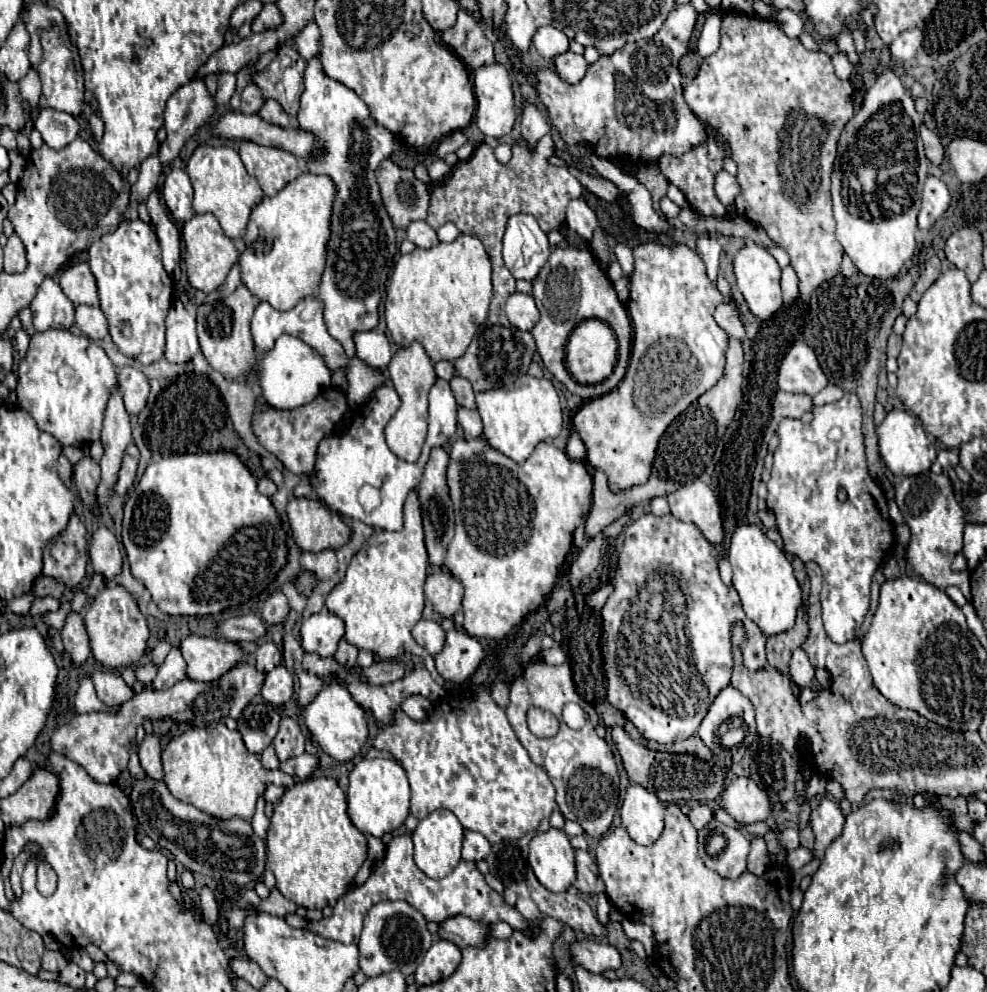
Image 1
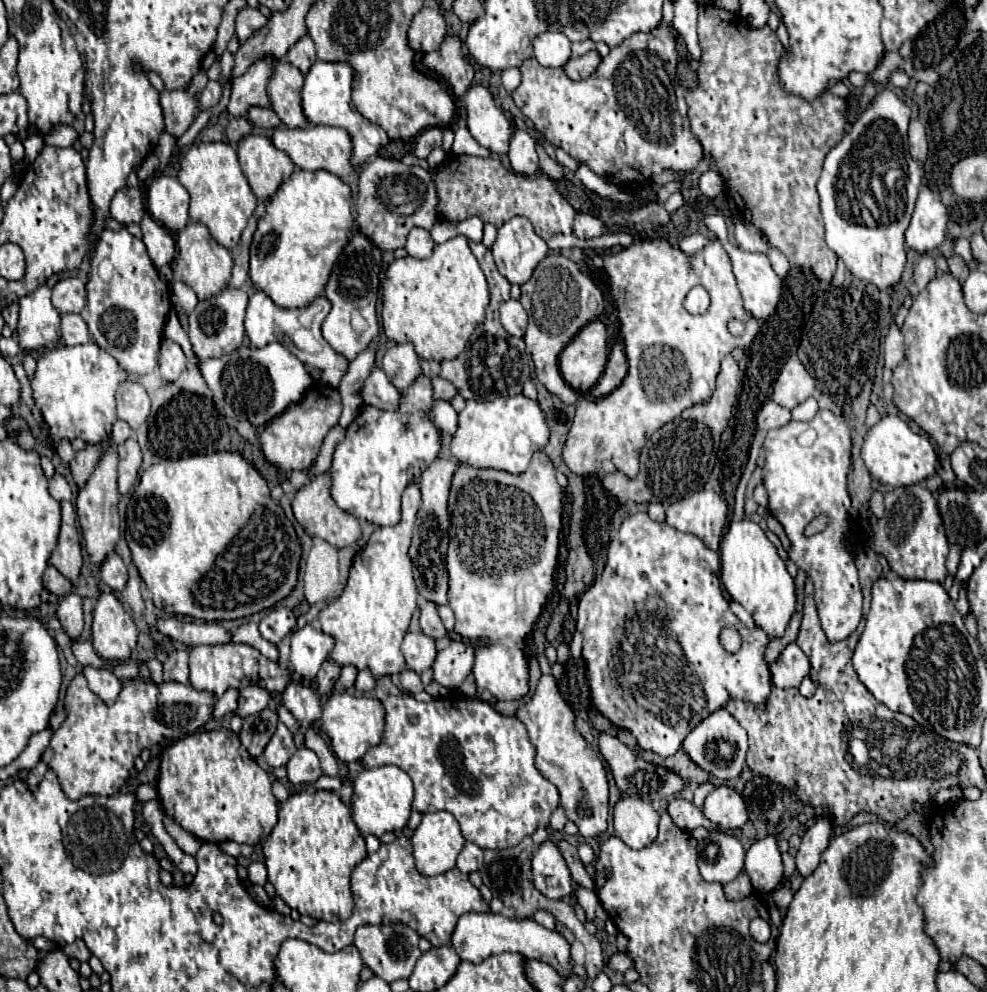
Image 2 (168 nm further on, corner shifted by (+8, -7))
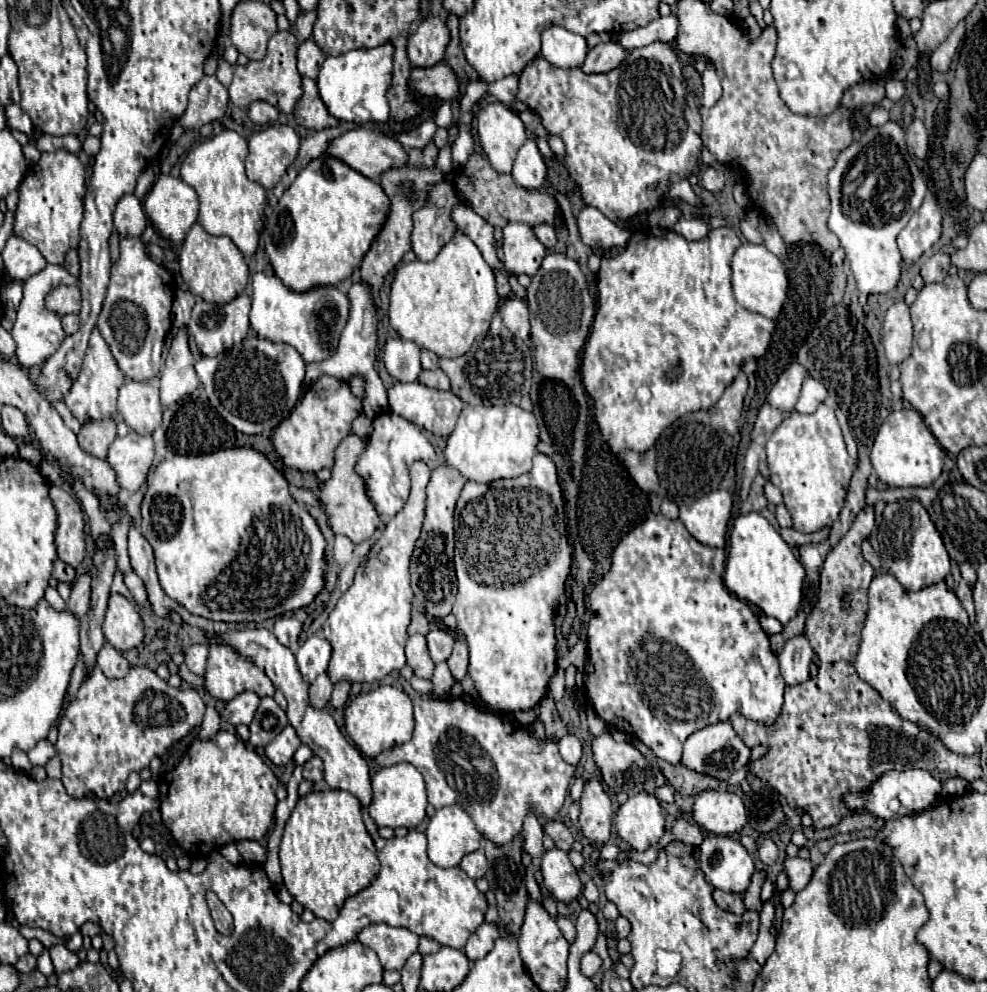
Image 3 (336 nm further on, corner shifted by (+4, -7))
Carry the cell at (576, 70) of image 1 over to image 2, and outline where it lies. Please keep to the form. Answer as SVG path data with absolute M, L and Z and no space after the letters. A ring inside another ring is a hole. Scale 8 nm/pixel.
M592 50L592 52L588 52L588 54L580 56L580 58L570 58L564 64L564 72L572 80L584 80L596 70L598 64L600 64L600 56Z

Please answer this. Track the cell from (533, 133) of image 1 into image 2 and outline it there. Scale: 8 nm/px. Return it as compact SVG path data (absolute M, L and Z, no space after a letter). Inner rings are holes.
M516 130L510 142L508 158L512 170L518 174L532 176L538 172L538 156L536 156L536 140L526 130Z

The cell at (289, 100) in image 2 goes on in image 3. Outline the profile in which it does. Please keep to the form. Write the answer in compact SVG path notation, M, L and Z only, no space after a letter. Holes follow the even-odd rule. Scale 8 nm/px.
M312 78L302 80L304 96L298 102L296 108L296 122L308 130L322 130L326 126L338 126L338 118L330 116L326 112L326 104L322 104L322 98L318 96L318 86Z

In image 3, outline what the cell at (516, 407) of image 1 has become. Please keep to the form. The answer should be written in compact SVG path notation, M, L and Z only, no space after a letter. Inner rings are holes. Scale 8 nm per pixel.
M464 406L454 432L448 438L446 464L462 472L466 480L490 484L500 478L516 478L532 468L532 456L538 444L538 424L532 412L520 406Z

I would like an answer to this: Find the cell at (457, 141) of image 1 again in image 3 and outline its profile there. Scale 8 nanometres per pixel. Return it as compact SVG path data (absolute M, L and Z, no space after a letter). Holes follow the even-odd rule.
M432 120L428 122L420 122L414 130L410 132L400 132L396 134L396 138L408 146L408 148L424 148L432 138L434 138L434 132L436 132L436 124Z

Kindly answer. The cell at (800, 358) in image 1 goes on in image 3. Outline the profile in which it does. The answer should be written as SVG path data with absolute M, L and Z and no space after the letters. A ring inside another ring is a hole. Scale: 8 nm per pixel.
M798 362L790 364L786 368L786 372L778 378L774 388L770 390L768 404L782 410L782 412L792 412L796 406L796 400L800 396L800 388L802 388L806 374L808 374L806 368L800 366Z

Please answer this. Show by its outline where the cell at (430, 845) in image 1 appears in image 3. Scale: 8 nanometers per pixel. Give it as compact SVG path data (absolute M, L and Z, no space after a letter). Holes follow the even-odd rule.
M458 804L440 808L430 818L430 822L426 826L426 836L428 836L428 856L440 868L458 866L466 854L480 848L480 840L482 840L482 834L476 830L476 824L472 822L470 814L464 808L460 808Z

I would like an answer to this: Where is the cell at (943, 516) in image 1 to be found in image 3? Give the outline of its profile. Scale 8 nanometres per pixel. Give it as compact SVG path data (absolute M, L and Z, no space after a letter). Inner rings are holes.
M900 500L894 504L886 504L882 512L878 542L884 566L888 566L888 572L892 572L906 590L928 588L942 582L950 574L950 558L942 544L942 538L918 500Z

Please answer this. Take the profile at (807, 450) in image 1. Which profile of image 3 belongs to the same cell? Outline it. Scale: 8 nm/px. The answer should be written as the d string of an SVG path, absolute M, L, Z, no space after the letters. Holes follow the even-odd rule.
M824 402L812 414L792 410L770 436L766 456L770 482L782 490L784 504L794 520L794 530L816 532L824 526L832 526L836 520L836 510L842 510L852 472L856 468L854 460L846 452L834 410Z

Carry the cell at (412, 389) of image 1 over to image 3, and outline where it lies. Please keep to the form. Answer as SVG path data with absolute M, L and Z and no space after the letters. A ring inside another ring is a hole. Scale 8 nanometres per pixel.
M390 338L384 348L384 364L398 382L416 382L420 374L420 348L412 340Z

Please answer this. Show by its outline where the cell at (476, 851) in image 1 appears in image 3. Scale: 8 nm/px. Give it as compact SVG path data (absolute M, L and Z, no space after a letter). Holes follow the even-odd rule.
M476 850L476 852L470 852L462 858L460 862L460 868L472 878L472 880L478 880L486 874L486 856L482 850Z

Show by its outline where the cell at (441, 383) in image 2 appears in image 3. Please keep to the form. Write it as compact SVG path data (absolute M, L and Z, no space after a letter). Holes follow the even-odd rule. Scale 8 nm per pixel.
M436 368L436 370L422 370L418 376L418 382L422 382L428 388L438 388L438 390L450 390L450 380L448 376Z

